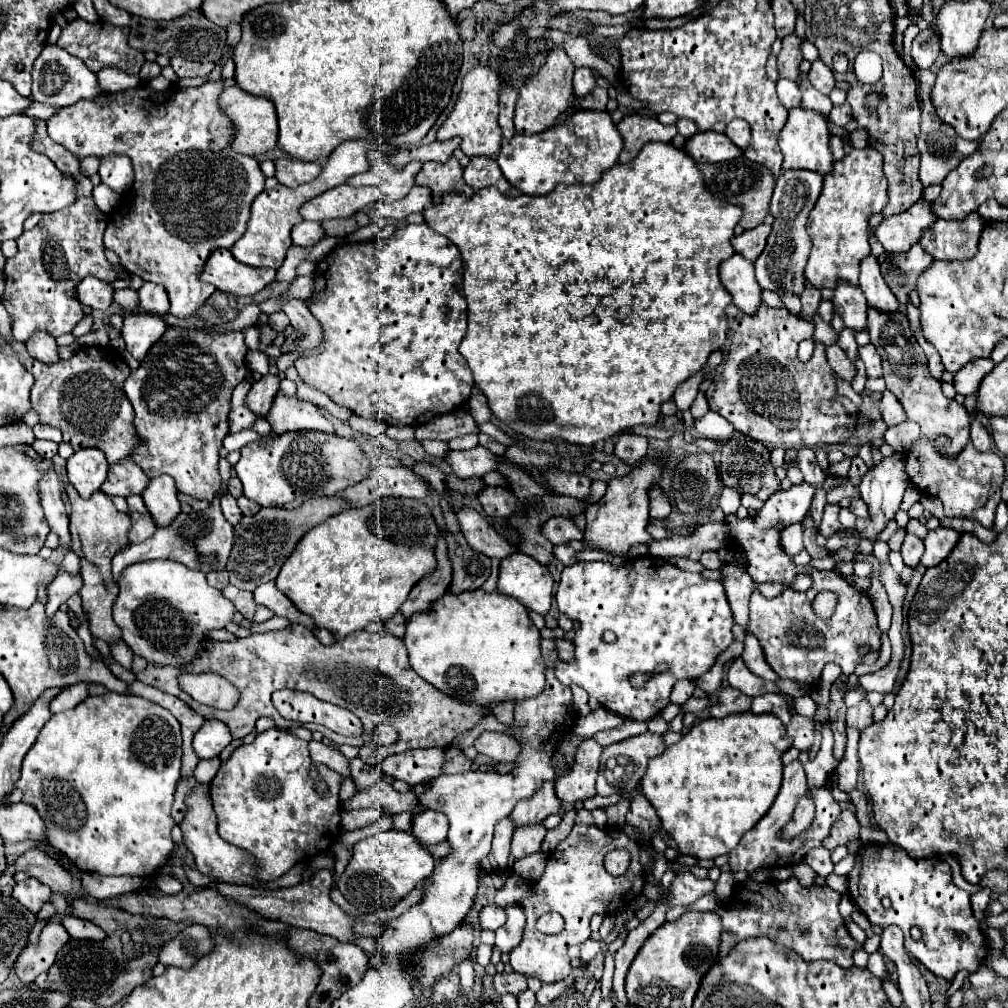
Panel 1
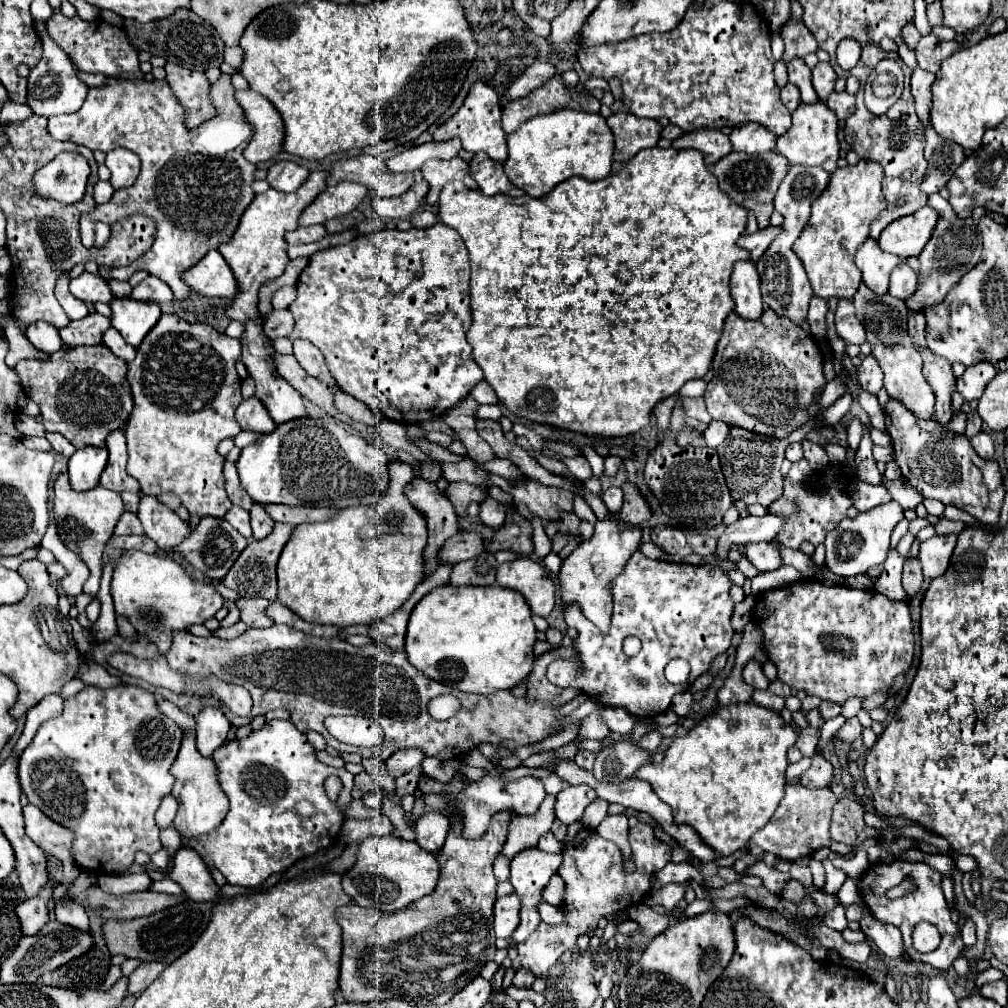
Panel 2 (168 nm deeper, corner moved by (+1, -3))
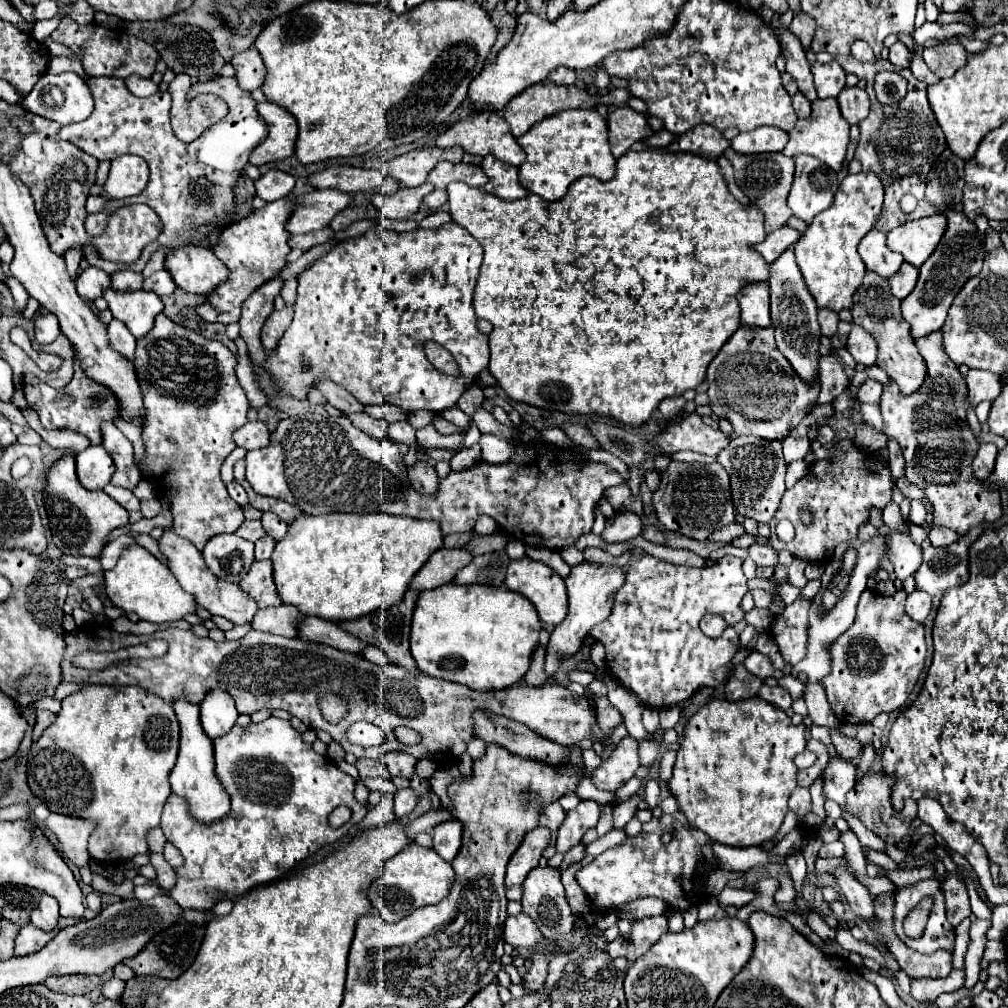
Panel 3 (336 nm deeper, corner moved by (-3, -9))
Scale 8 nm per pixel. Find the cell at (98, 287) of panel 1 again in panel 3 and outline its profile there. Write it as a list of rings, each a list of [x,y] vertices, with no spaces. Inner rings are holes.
[[[87,267],[85,271],[81,271],[81,275],[77,277],[75,283],[77,283],[77,293],[81,299],[95,301],[103,295],[105,289],[111,287],[111,277],[107,273],[103,273],[101,269]]]

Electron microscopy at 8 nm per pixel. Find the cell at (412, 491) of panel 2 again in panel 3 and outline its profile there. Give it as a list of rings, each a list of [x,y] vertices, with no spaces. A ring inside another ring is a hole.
[[[419,461],[409,469],[409,481],[411,487],[421,495],[437,495],[439,491],[439,477],[433,465],[427,461]]]

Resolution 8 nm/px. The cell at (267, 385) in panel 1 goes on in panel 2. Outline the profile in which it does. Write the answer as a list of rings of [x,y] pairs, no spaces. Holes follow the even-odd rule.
[[[251,397],[237,407],[235,419],[243,431],[253,431],[253,433],[273,433],[277,427],[269,411],[257,397]]]

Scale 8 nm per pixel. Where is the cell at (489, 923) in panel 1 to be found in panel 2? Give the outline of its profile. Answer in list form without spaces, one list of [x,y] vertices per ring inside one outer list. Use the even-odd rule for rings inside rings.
[[[513,895],[501,897],[495,903],[495,933],[497,937],[509,939],[519,925],[519,899]]]

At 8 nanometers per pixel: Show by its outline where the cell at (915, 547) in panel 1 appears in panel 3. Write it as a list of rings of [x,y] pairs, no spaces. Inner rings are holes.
[[[913,591],[907,595],[907,605],[905,611],[911,619],[915,619],[917,623],[923,623],[925,617],[929,615],[931,609],[931,595],[923,593],[923,591]]]

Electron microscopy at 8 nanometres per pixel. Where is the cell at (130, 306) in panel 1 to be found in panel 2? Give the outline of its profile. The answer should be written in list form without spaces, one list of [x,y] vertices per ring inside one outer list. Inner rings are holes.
[[[109,281],[109,287],[115,297],[129,297],[131,295],[131,285],[127,281]]]

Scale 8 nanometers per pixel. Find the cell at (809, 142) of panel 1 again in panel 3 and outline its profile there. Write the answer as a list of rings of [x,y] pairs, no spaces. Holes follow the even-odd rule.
[[[817,99],[811,107],[813,107],[811,117],[799,119],[795,123],[795,127],[789,131],[789,141],[783,149],[783,155],[787,155],[787,157],[797,157],[797,153],[811,155],[811,157],[823,161],[833,171],[839,171],[843,167],[845,151],[847,151],[847,143],[849,143],[849,125],[841,117],[837,99]]]

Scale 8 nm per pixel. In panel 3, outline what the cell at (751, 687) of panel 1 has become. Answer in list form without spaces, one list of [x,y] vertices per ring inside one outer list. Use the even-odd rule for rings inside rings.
[[[753,651],[753,653],[743,661],[743,665],[745,665],[745,669],[747,669],[749,673],[755,673],[755,677],[759,677],[759,679],[763,679],[763,681],[765,681],[767,677],[775,677],[775,679],[781,679],[781,677],[783,677],[781,671],[777,671],[777,669],[771,667],[769,657],[763,655],[763,653],[759,653],[759,651]]]

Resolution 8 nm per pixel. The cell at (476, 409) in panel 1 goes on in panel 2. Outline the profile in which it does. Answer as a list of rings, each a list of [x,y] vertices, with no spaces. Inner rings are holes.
[[[481,381],[473,391],[471,395],[479,401],[479,403],[497,403],[497,395],[495,391],[491,389],[491,385],[487,381]]]

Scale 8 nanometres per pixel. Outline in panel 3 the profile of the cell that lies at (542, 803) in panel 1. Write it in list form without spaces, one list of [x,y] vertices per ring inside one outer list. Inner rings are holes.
[[[535,827],[527,837],[523,837],[523,845],[513,853],[509,865],[507,865],[507,875],[505,883],[507,885],[521,885],[527,873],[539,865],[539,859],[545,851],[545,847],[551,841],[551,831],[547,827]]]

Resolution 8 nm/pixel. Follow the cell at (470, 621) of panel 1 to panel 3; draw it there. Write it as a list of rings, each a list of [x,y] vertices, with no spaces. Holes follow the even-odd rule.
[[[457,585],[423,591],[411,623],[411,655],[425,675],[467,685],[475,691],[499,691],[519,683],[531,667],[541,621],[521,593],[507,587]]]

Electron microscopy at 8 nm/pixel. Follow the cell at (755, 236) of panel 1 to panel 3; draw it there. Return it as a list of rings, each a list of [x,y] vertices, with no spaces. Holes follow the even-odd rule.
[[[781,227],[777,231],[773,231],[771,235],[765,237],[765,241],[761,241],[759,245],[753,245],[753,249],[767,261],[767,263],[773,263],[787,247],[795,245],[795,241],[801,237],[799,231],[791,229],[791,227]]]

